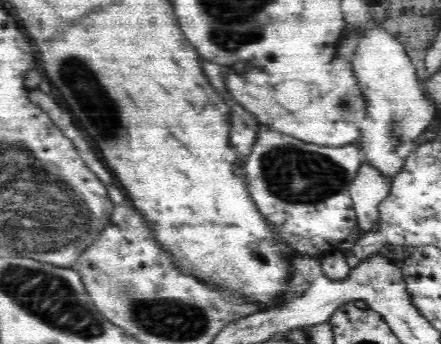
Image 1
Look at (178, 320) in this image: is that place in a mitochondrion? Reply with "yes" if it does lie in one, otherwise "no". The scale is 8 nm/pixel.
yes

